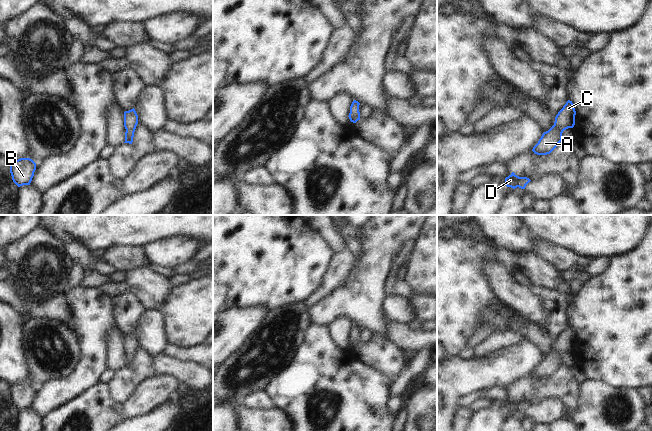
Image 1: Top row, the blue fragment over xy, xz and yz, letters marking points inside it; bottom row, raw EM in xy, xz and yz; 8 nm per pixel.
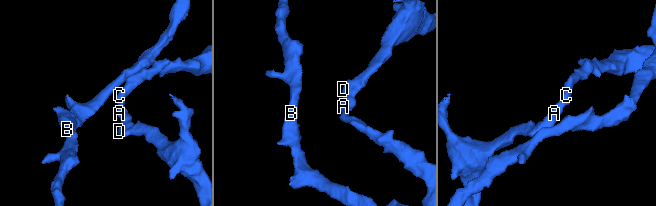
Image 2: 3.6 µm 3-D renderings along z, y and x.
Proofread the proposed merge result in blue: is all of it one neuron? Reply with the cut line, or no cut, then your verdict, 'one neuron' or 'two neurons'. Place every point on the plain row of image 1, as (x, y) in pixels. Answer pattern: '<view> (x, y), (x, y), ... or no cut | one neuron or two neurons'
no cut | one neuron

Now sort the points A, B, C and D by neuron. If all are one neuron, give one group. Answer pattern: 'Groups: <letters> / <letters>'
Groups: A B C D.

